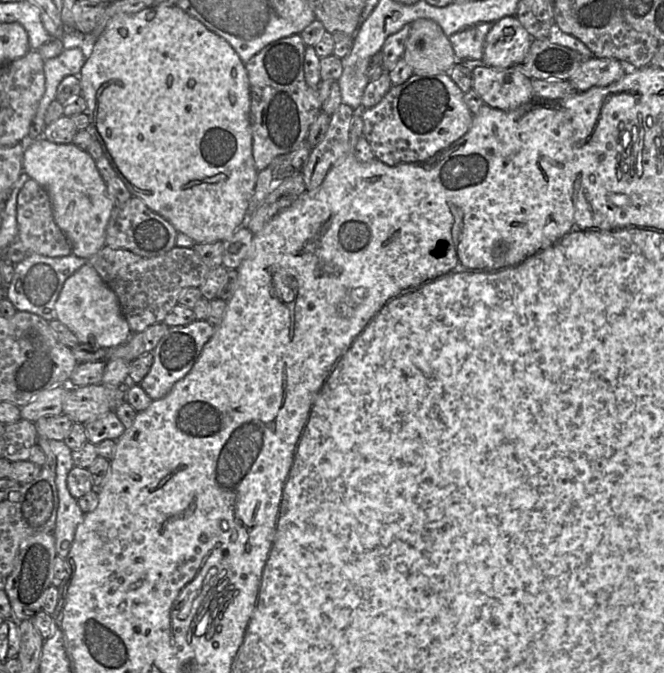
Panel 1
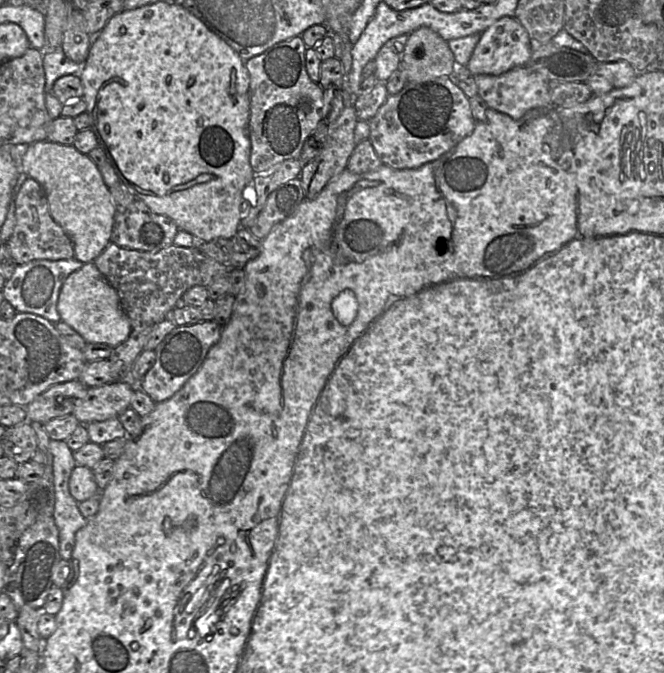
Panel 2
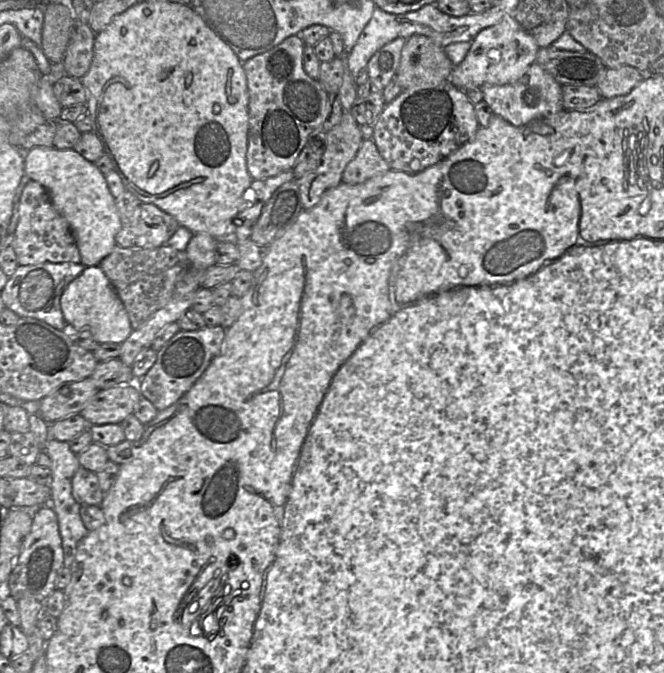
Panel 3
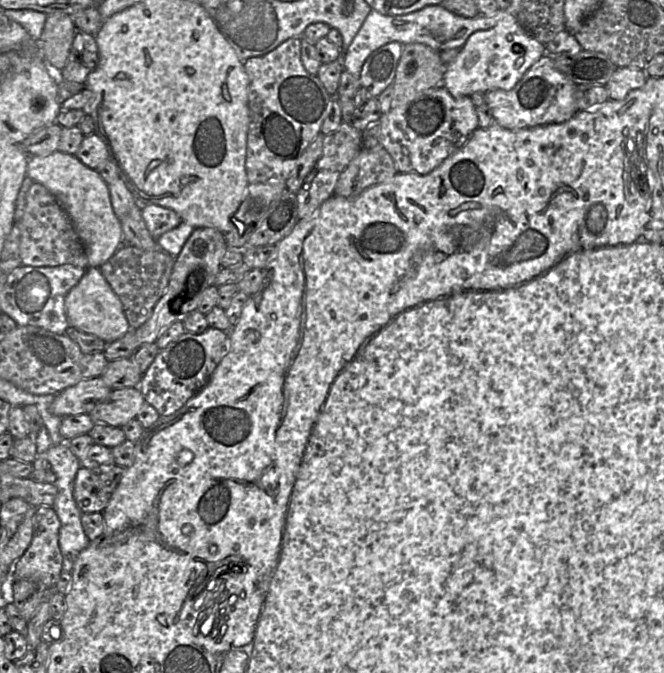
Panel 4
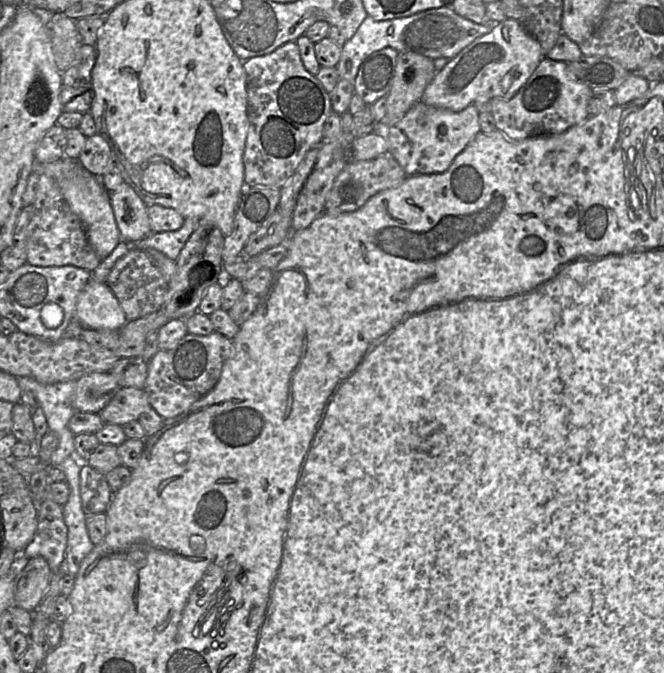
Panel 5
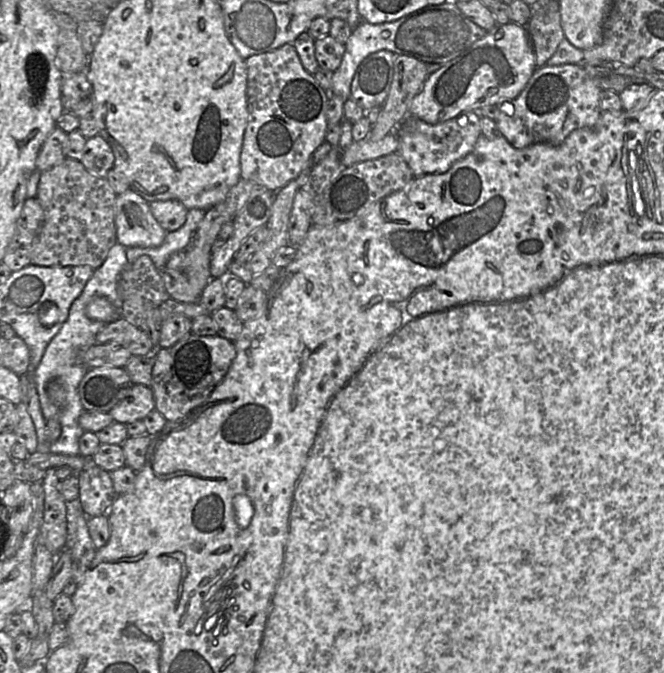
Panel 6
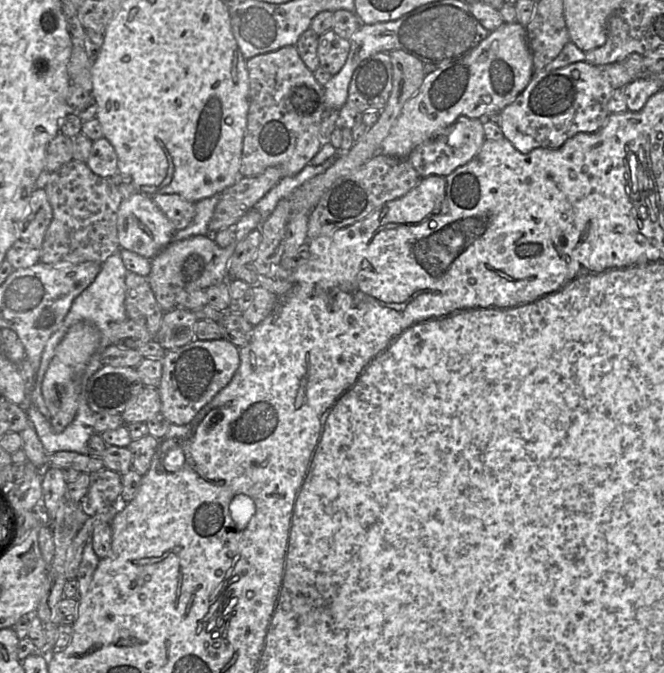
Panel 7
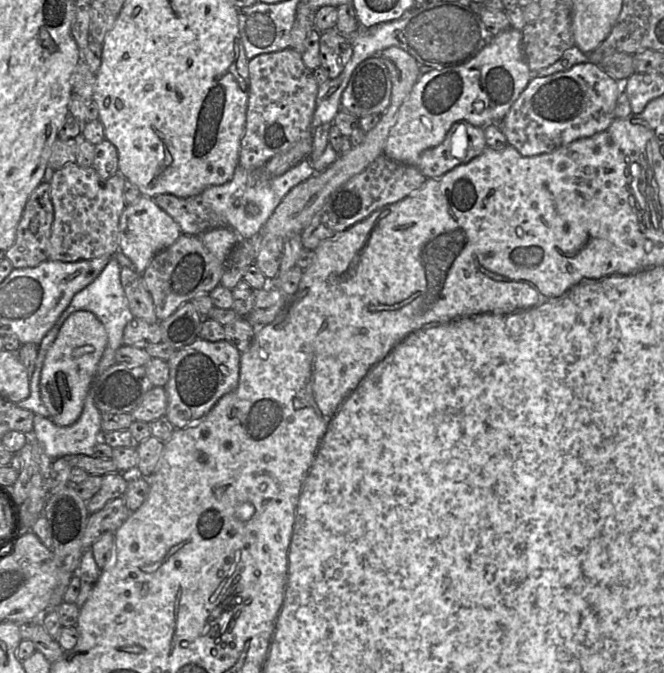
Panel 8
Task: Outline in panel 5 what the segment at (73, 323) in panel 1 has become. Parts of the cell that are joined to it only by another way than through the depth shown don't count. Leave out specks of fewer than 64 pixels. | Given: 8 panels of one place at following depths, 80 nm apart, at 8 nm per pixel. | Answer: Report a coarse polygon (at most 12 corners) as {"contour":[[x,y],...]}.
{"contour":[[92,278],[75,320],[93,330],[128,322],[108,284]]}

